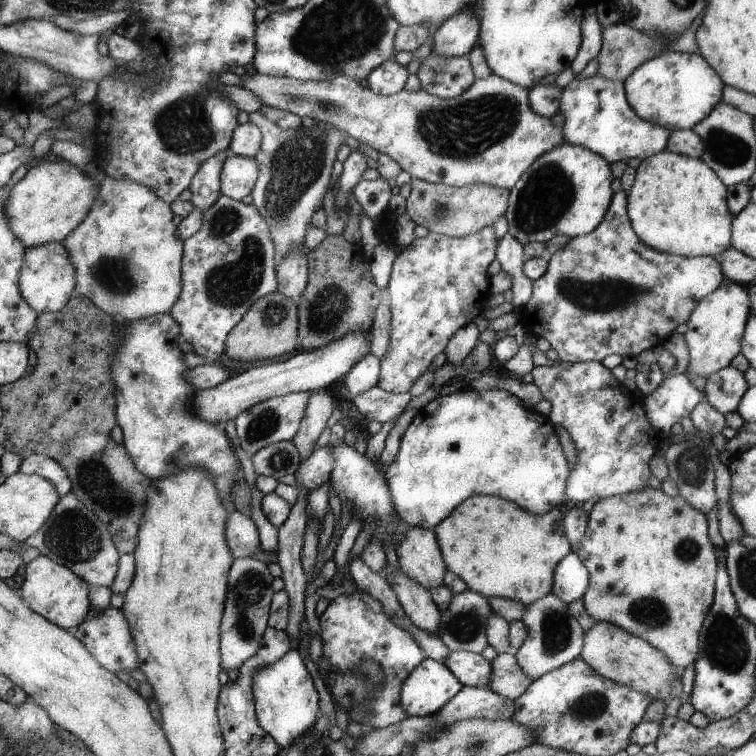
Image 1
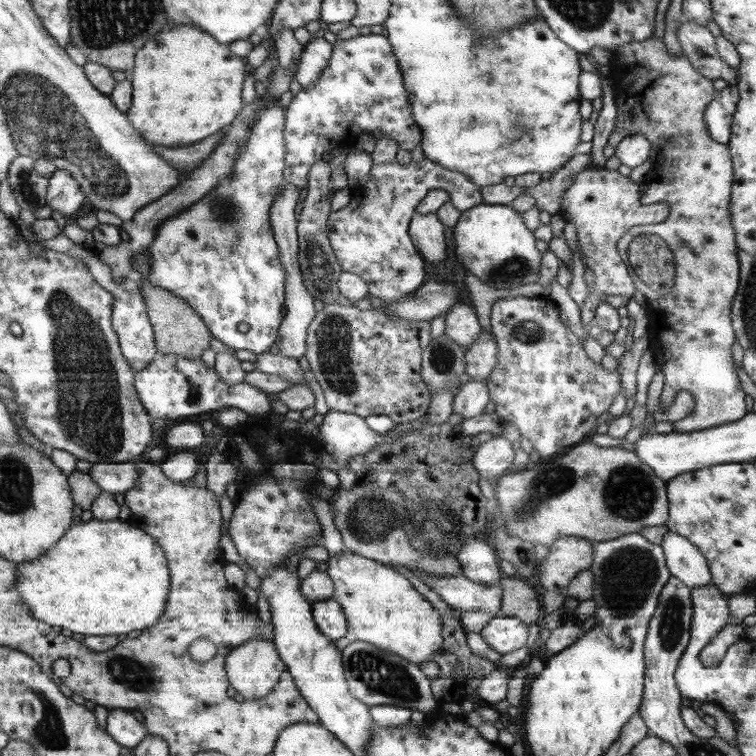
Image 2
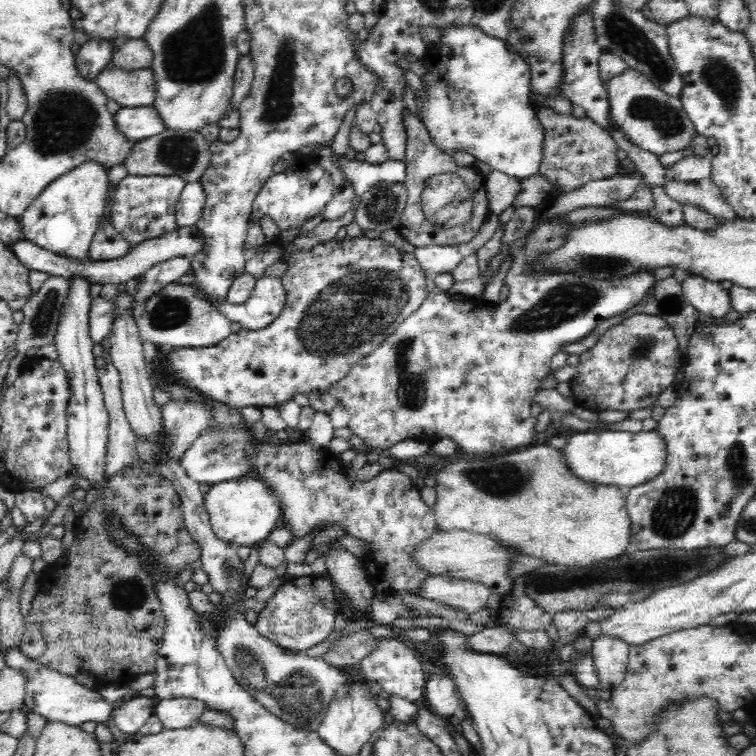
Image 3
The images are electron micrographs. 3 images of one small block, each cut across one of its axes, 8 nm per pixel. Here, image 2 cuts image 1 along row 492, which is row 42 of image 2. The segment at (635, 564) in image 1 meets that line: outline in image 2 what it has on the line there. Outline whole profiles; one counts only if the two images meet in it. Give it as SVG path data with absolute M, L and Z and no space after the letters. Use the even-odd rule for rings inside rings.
M651 36L646 40L620 45L613 50L613 55L612 66L626 70L632 82L626 86L619 83L616 85L614 103L618 116L613 134L610 134L607 143L617 145L627 135L641 134L651 142L654 150L662 154L662 162L654 164L650 173L645 176L645 189L639 199L643 205L666 203L669 206L669 215L660 223L634 226L618 240L619 256L626 262L631 243L636 236L642 234L662 238L675 257L674 287L663 296L649 290L634 274L634 270L629 270L635 289L641 292L647 301L647 316L651 321L647 335L650 336L651 350L654 351L656 363L662 370L665 382L660 400L661 408L673 401L679 390L688 390L694 397L695 409L692 415L672 423L674 431L689 433L735 423L747 415L744 390L732 362L732 344L737 339L737 332L732 328L732 302L735 302L735 297L739 295L741 279L740 263L736 255L736 233L732 227L729 209L733 177L731 154L728 145L720 144L712 138L705 121L705 112L715 99L716 90L712 86L712 79L698 72L684 53L676 56L668 52L662 37Z

